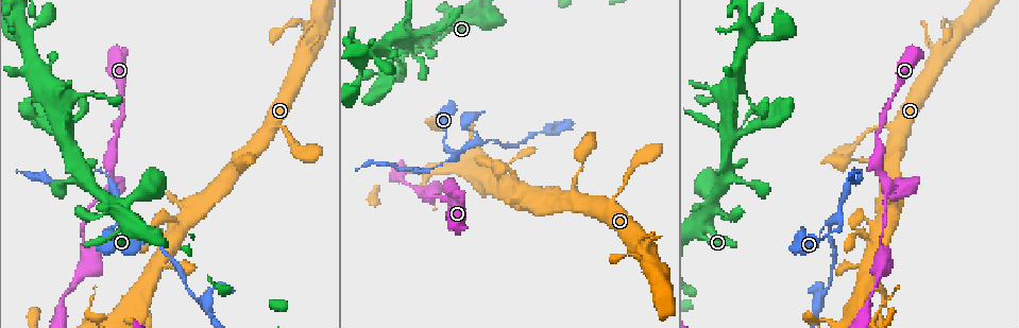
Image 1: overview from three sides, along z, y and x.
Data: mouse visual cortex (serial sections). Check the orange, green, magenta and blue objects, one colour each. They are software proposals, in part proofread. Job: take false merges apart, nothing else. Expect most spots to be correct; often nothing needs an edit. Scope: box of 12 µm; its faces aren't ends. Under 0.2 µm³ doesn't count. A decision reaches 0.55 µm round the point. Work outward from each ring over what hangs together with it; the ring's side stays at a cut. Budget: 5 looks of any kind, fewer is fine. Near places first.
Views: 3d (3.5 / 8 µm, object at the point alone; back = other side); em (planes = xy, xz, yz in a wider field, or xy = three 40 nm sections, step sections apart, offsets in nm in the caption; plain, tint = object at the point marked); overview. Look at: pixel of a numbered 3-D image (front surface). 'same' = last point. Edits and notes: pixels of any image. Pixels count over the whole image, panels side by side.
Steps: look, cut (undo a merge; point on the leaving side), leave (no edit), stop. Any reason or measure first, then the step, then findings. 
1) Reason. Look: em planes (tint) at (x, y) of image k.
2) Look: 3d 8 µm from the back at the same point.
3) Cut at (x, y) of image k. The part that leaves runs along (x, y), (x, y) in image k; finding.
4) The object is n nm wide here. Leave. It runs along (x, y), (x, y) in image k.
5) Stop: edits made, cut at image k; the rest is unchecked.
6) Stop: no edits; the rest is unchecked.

Sudden change in width. Look: 3d 3.5 µm at (839, 229) of image 1.

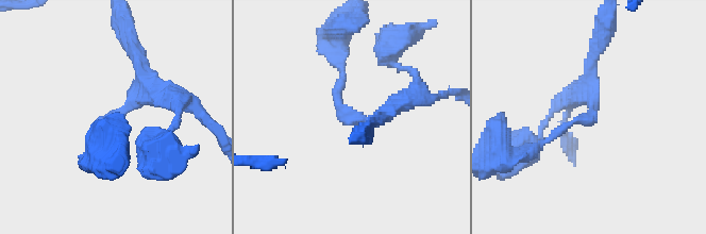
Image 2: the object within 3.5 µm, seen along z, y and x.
Look: em xy step 3 (tint) at (590, 113) of image 2.

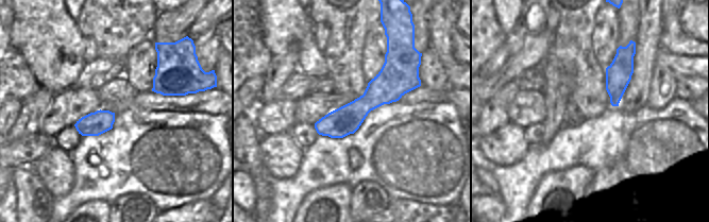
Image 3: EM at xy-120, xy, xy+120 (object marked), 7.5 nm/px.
Another direction. Look: em xy step 2 (tint) at the same point.

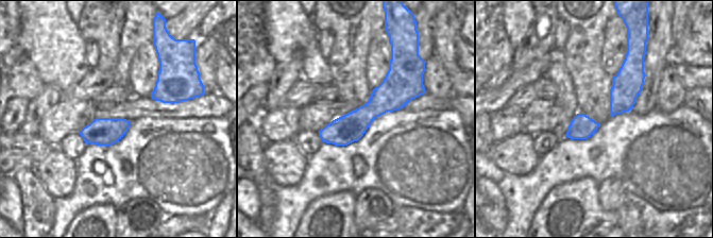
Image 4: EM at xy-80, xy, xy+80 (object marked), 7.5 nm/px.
Leave. It runs along (417, 84), (323, 137) in image 4; continuous, no second cell.

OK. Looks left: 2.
Thin neck. Look: em xy step 2 (tint) at (200, 299) of image 1.

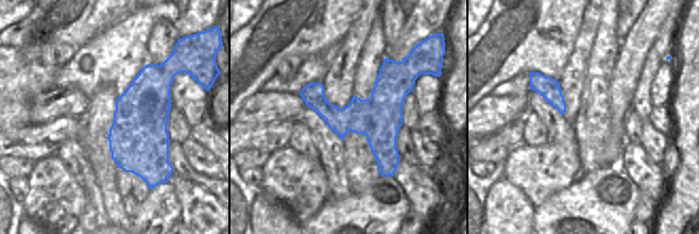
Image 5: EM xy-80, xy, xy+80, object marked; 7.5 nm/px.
See where the arms go. Look: 3d 3.5 µm at the same point.

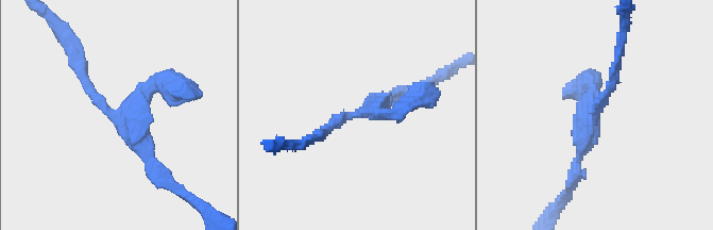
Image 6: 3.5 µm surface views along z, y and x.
The object is 340 nm wide here. Leave. It runs along (318, 137), (341, 118), (409, 102) in image 6; all the same cell.

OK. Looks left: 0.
Stop: no edits; the rest is unchecked.

